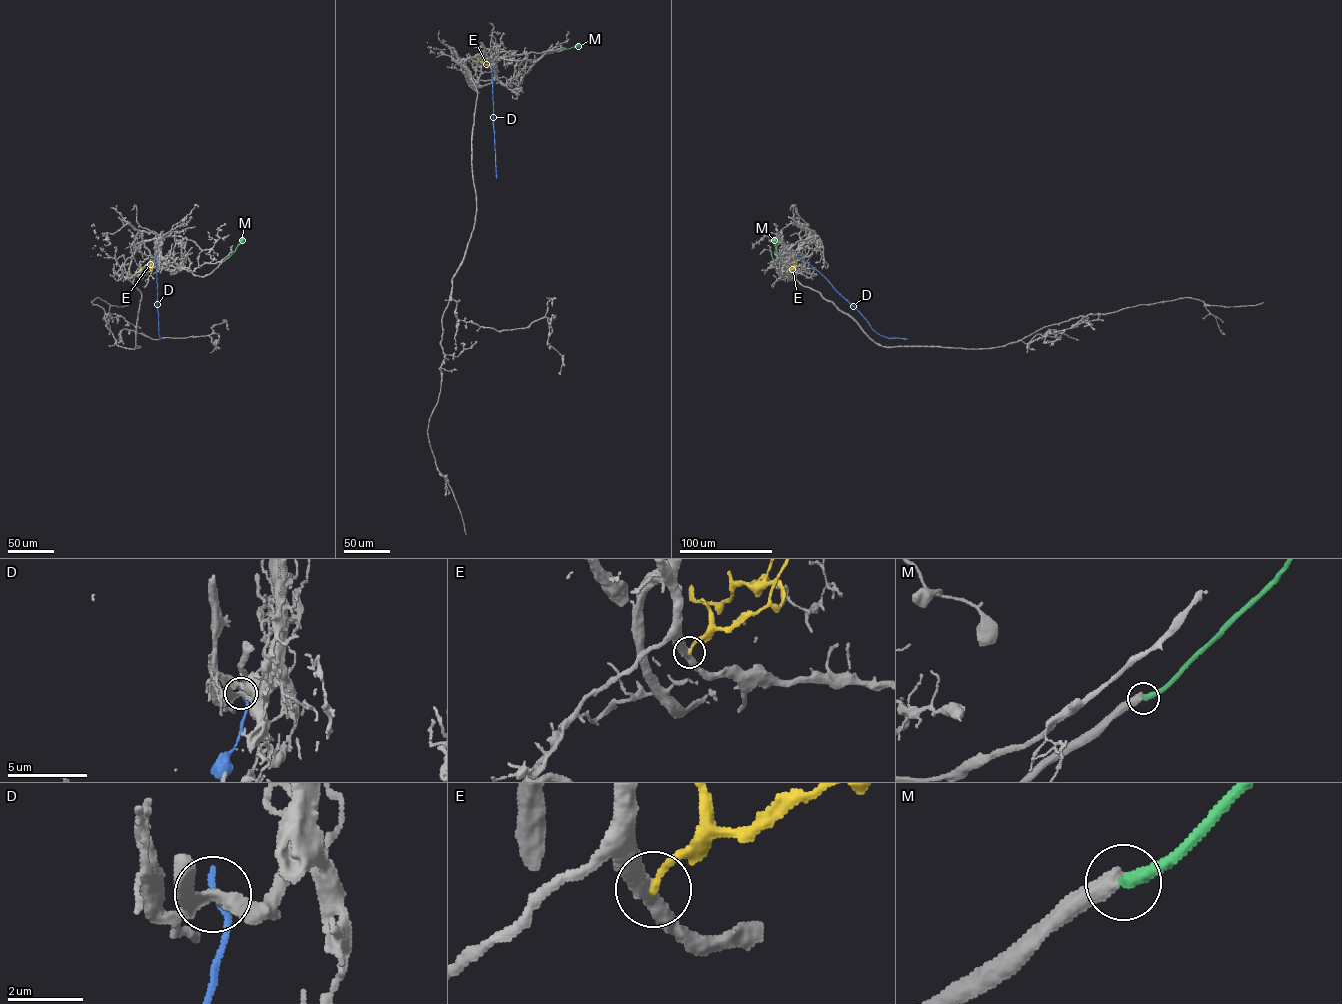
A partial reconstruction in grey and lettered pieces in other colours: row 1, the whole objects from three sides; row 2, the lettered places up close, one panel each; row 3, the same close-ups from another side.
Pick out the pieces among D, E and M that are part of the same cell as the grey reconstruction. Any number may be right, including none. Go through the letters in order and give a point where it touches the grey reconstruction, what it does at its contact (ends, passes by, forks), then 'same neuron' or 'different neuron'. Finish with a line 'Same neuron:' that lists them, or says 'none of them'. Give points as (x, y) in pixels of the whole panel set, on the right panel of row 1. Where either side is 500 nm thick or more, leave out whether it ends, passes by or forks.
D: (798, 254) | it ends | different neuron
E: (789, 271) | it ends | different neuron
M: (779, 259) | it ends | different neuron
Same neuron: none of them

